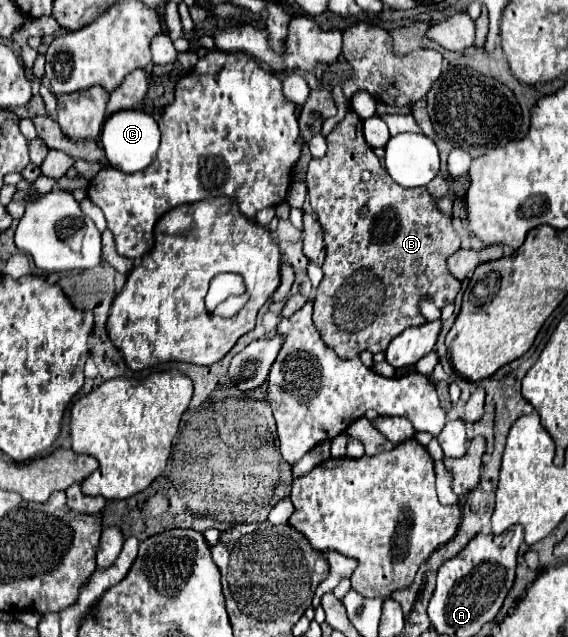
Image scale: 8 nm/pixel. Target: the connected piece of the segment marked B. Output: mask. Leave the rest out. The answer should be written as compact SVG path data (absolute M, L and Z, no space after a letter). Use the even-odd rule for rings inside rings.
M348 110L346 118L326 136L328 140L328 152L324 158L320 160L310 160L308 164L308 172L306 172L306 186L308 186L308 198L310 198L310 204L312 208L316 210L318 214L318 222L324 230L324 242L326 242L326 262L322 266L324 270L324 278L320 282L320 286L316 288L316 298L314 298L314 324L324 340L324 344L328 348L332 348L340 358L354 358L358 356L362 350L370 350L372 354L374 352L384 352L390 344L390 340L394 336L398 336L404 328L410 328L410 326L420 326L426 322L426 318L422 316L420 312L420 302L424 298L430 298L438 308L444 308L448 302L452 302L460 290L460 282L448 272L446 268L446 258L452 256L458 248L460 248L460 236L458 232L454 230L452 226L452 214L446 214L438 208L438 202L436 198L426 190L426 188L402 188L400 184L396 184L388 172L382 168L378 156L372 152L372 148L368 146L368 142L364 140L364 134L362 134L362 120L352 112ZM362 206L368 206L368 216L366 218L360 218L358 216L358 210Z

